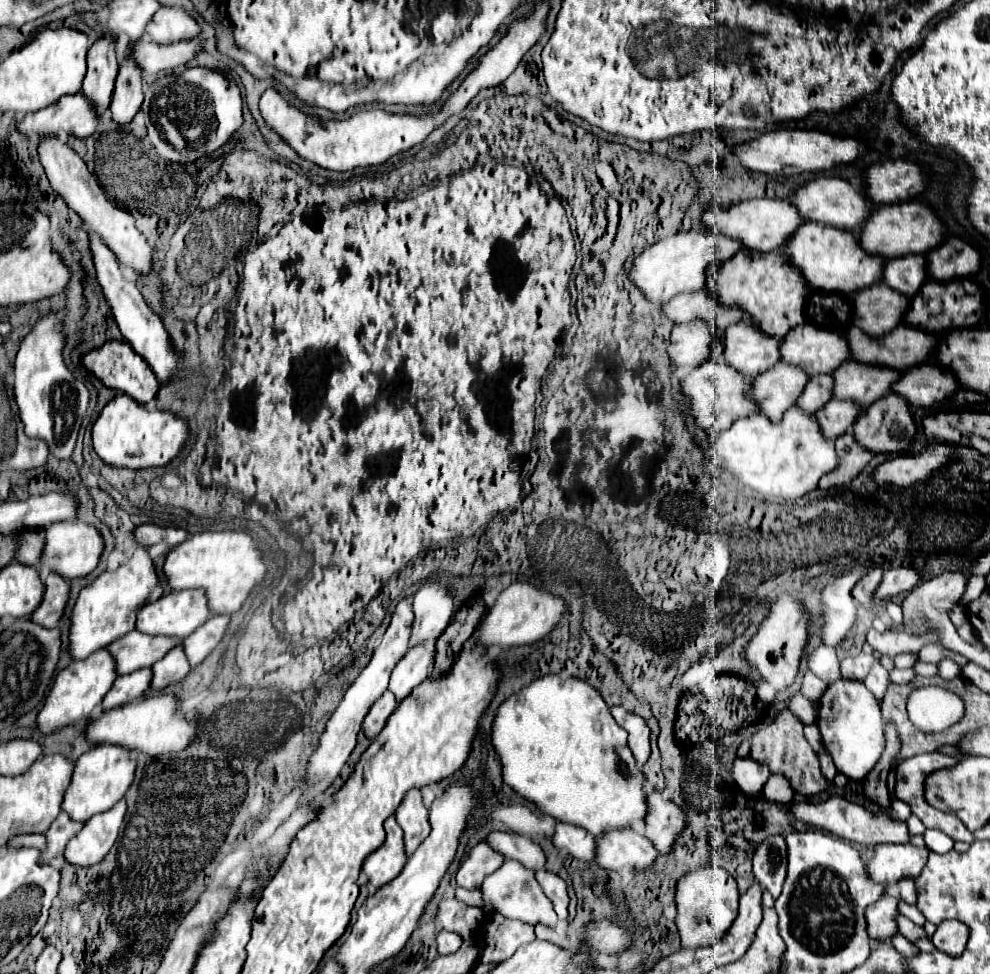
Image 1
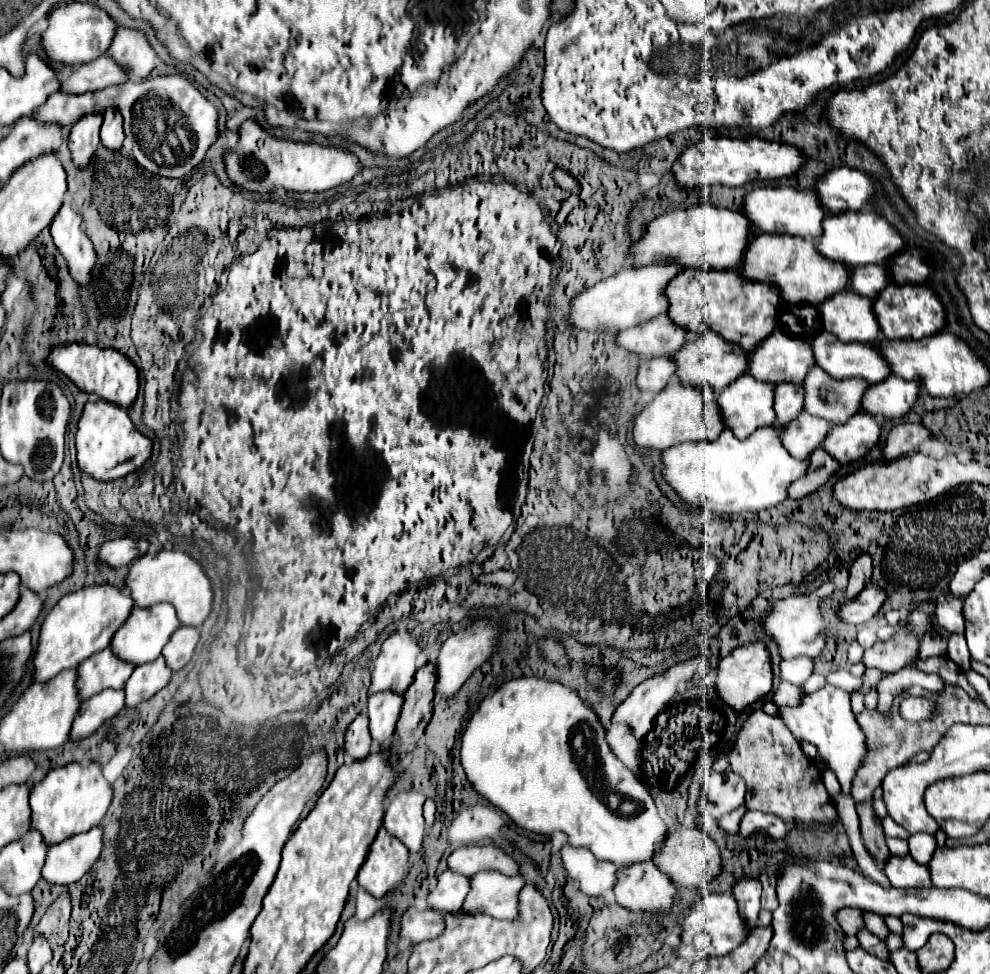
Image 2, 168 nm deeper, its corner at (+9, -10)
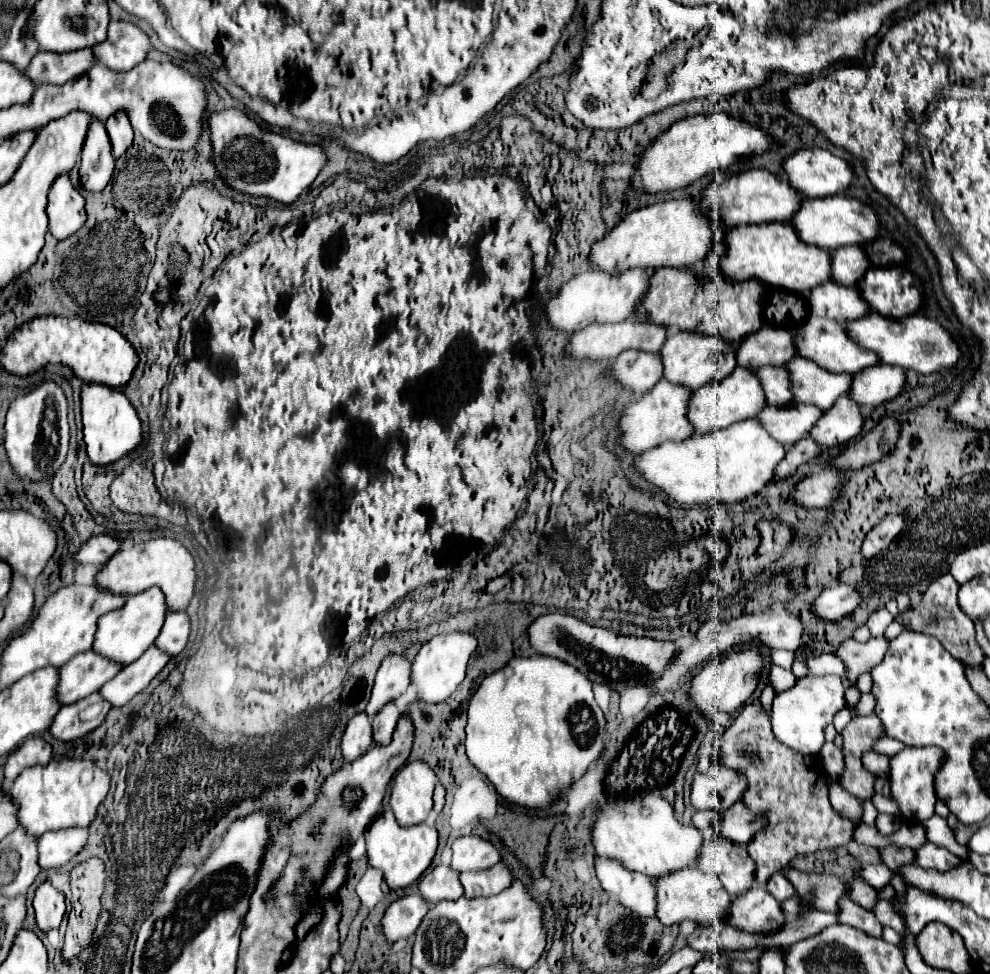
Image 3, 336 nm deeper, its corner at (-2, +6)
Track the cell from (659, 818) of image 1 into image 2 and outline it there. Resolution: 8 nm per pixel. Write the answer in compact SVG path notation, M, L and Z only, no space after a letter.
M676 824L676 828L668 830L668 834L664 836L664 842L654 856L654 864L660 872L664 872L672 882L680 886L706 888L706 884L720 872L720 854L714 840L710 840L704 830L700 830L698 826L686 828L682 824Z

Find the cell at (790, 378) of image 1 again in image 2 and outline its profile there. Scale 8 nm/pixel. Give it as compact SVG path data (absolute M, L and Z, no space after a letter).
M750 374L740 378L740 380L736 380L736 382L732 382L718 396L718 404L722 408L722 416L724 416L726 428L732 428L732 432L736 432L736 436L740 436L740 438L746 438L748 434L752 434L754 430L758 430L762 426L772 426L776 422L774 396L776 396L776 386L774 384L756 380Z

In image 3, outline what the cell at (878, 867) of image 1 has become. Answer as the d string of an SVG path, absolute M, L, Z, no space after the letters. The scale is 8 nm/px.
M925 842L915 854L917 854L917 860L915 860L917 866L933 868L937 872L953 870L953 868L957 868L963 862L959 856L951 854L947 848L937 846L937 844L931 844L931 842Z

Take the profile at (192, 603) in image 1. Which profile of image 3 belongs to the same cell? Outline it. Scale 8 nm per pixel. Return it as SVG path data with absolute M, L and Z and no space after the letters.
M149 588L141 594L127 596L125 604L113 612L107 612L97 620L97 632L93 642L93 652L99 656L105 656L107 660L115 664L131 664L137 660L159 636L159 626L163 626L163 616L167 614L167 606L163 600L163 594L159 588Z

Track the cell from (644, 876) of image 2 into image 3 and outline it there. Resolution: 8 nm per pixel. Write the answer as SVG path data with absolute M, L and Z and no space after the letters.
M697 866L683 868L683 872L673 872L671 876L663 876L663 880L655 882L659 890L659 920L667 926L681 924L683 920L691 920L699 926L719 926L729 918L731 898L723 888L721 880L715 874L705 874Z

